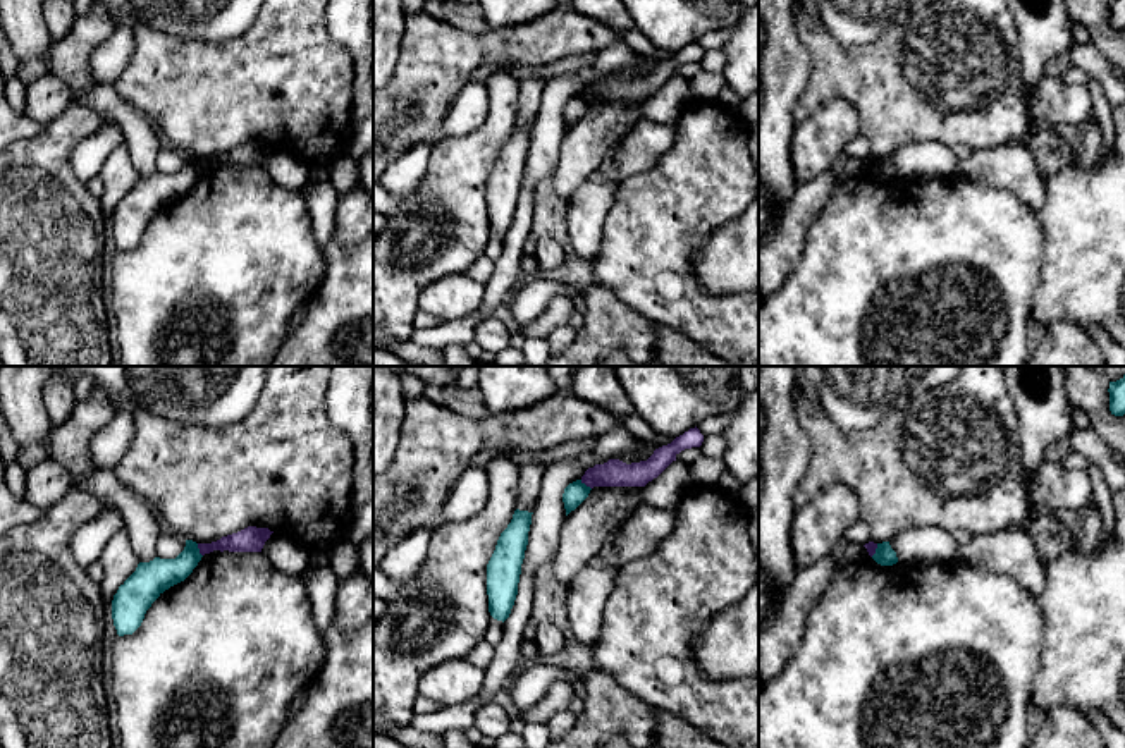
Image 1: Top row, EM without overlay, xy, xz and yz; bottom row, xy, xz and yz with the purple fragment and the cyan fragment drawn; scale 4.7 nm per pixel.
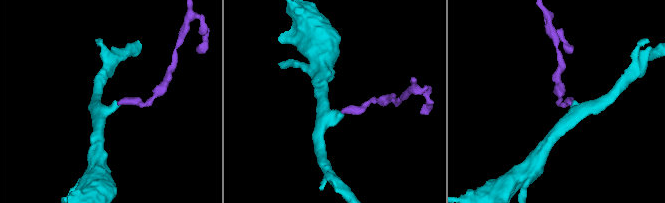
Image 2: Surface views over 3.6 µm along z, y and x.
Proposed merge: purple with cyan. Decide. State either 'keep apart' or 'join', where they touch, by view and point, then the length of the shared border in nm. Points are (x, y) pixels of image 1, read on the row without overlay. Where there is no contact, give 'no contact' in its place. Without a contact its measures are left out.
keep apart | xy (200, 165) | 70 nm

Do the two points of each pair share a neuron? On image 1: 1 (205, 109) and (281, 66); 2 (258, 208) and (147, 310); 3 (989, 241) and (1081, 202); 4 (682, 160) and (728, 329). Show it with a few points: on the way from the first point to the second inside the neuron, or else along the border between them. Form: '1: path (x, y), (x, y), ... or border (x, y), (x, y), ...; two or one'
1: path (224, 93), (262, 85); one
2: path (231, 229), (174, 286); one
3: border (1036, 215), (1043, 231), (1045, 260); two
4: path (682, 202), (682, 277), (690, 288); one

